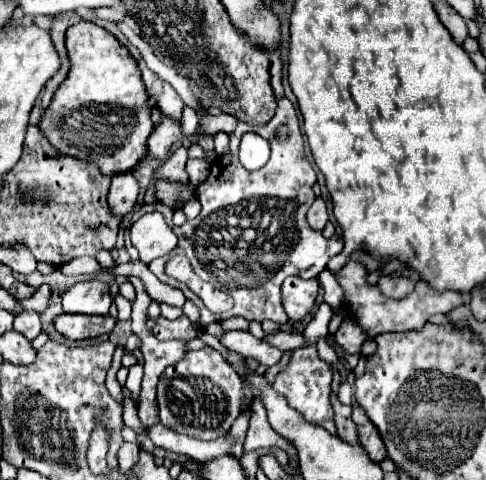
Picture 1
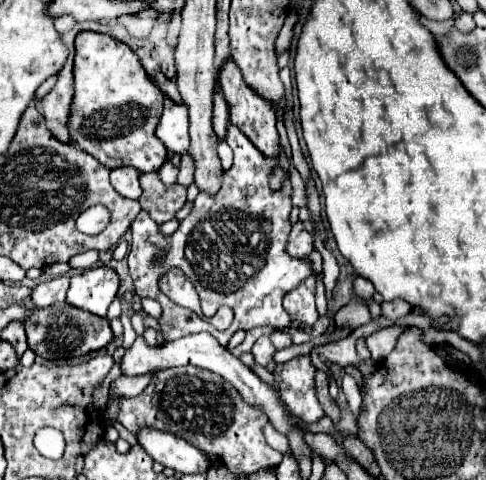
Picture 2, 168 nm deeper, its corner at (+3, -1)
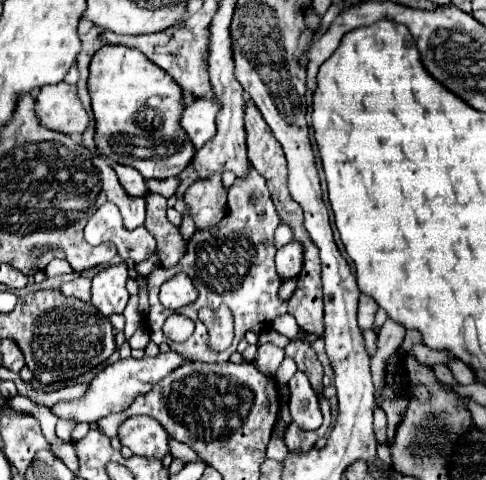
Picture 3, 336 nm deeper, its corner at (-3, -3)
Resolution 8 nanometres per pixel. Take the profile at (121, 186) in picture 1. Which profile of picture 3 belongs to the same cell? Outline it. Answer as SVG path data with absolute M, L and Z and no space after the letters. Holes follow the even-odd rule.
M112 164L112 168L118 174L120 184L124 186L124 190L130 196L144 196L146 194L146 180L140 176L140 172L136 172L134 168L122 166L122 164Z

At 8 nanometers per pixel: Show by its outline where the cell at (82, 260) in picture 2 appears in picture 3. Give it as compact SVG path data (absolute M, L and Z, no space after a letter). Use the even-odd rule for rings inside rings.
M54 258L44 270L44 274L46 274L48 278L50 278L50 276L56 276L56 274L68 274L68 272L72 272L72 268L68 266L68 262L66 262L66 260L58 260L58 258Z

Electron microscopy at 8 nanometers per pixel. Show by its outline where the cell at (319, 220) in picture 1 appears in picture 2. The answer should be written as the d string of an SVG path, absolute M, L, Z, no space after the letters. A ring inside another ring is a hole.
M300 220L292 226L288 250L294 256L308 256L314 250L314 246L312 246L312 234L306 230L304 222L300 222Z

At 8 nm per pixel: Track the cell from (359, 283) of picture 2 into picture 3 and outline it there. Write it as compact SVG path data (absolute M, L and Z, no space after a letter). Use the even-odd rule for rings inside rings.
M364 294L360 296L360 304L358 304L358 326L362 330L370 328L374 322L374 314L378 310L378 304L372 298L366 298Z

